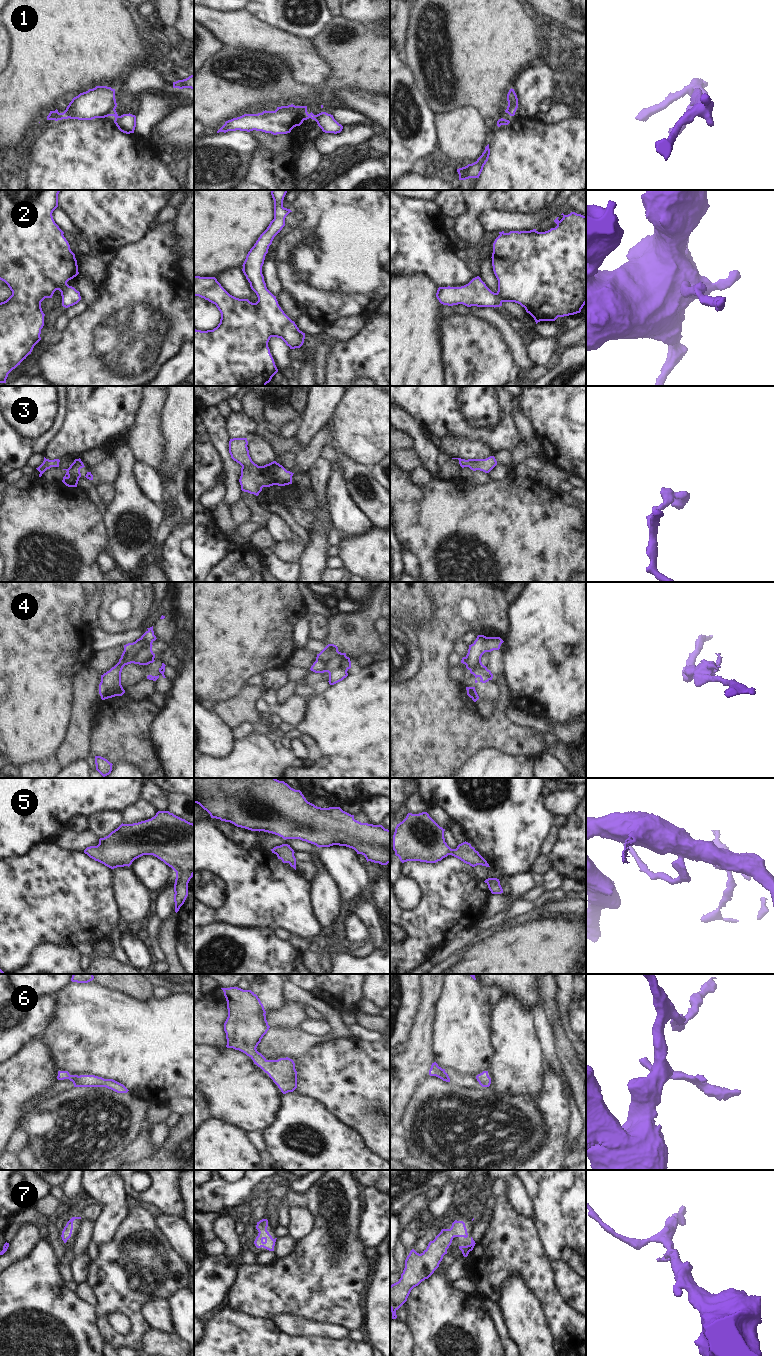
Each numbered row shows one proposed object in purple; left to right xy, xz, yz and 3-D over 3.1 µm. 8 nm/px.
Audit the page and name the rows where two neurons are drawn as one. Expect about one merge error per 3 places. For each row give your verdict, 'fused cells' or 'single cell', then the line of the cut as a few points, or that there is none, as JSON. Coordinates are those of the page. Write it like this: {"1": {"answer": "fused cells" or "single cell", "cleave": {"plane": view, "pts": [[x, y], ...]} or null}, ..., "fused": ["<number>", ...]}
{"1": {"answer": "fused cells", "cleave": {"plane": "xy", "pts": [[115, 110], [112, 115]]}}, "2": {"answer": "single cell", "cleave": null}, "3": {"answer": "single cell", "cleave": null}, "4": {"answer": "single cell", "cleave": null}, "5": {"answer": "single cell", "cleave": null}, "6": {"answer": "single cell", "cleave": null}, "7": {"answer": "single cell", "cleave": null}, "fused": ["1"]}

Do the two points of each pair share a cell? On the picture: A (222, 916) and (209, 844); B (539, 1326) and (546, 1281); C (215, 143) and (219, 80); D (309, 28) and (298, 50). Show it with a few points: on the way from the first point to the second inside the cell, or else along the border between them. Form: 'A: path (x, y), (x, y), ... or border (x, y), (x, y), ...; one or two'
A: path (234, 898), (234, 869), (227, 862); one
B: border (529, 1290), (539, 1301), (551, 1332); two
C: border (213, 131), (216, 132); two
D: border (282, 30), (308, 39); two

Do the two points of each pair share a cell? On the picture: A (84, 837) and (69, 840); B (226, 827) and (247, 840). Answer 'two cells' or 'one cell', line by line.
A: one cell
B: one cell

